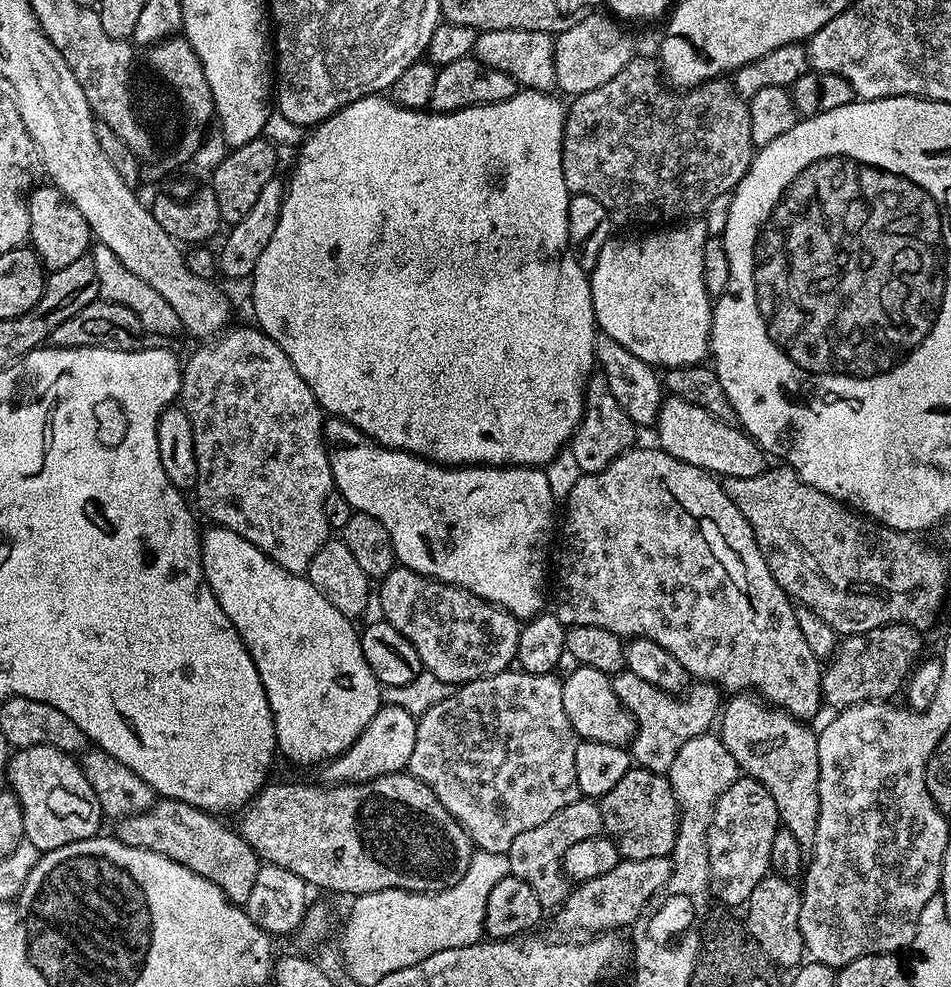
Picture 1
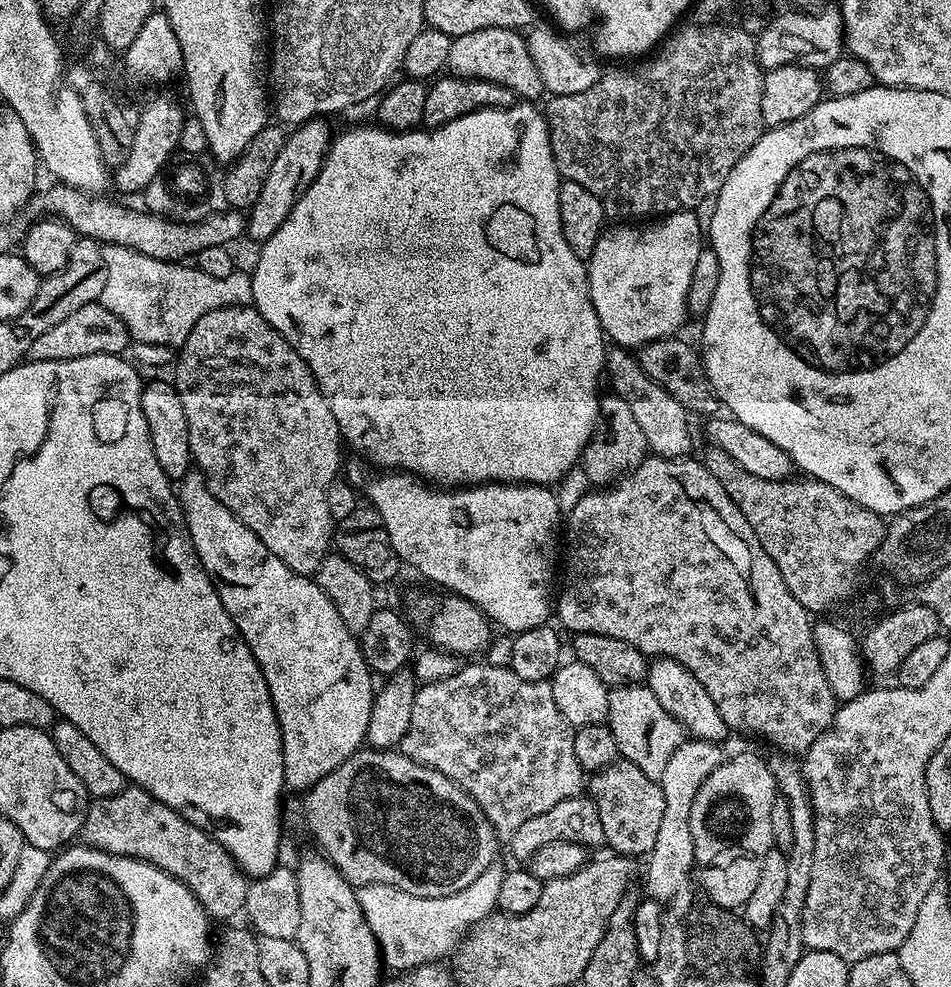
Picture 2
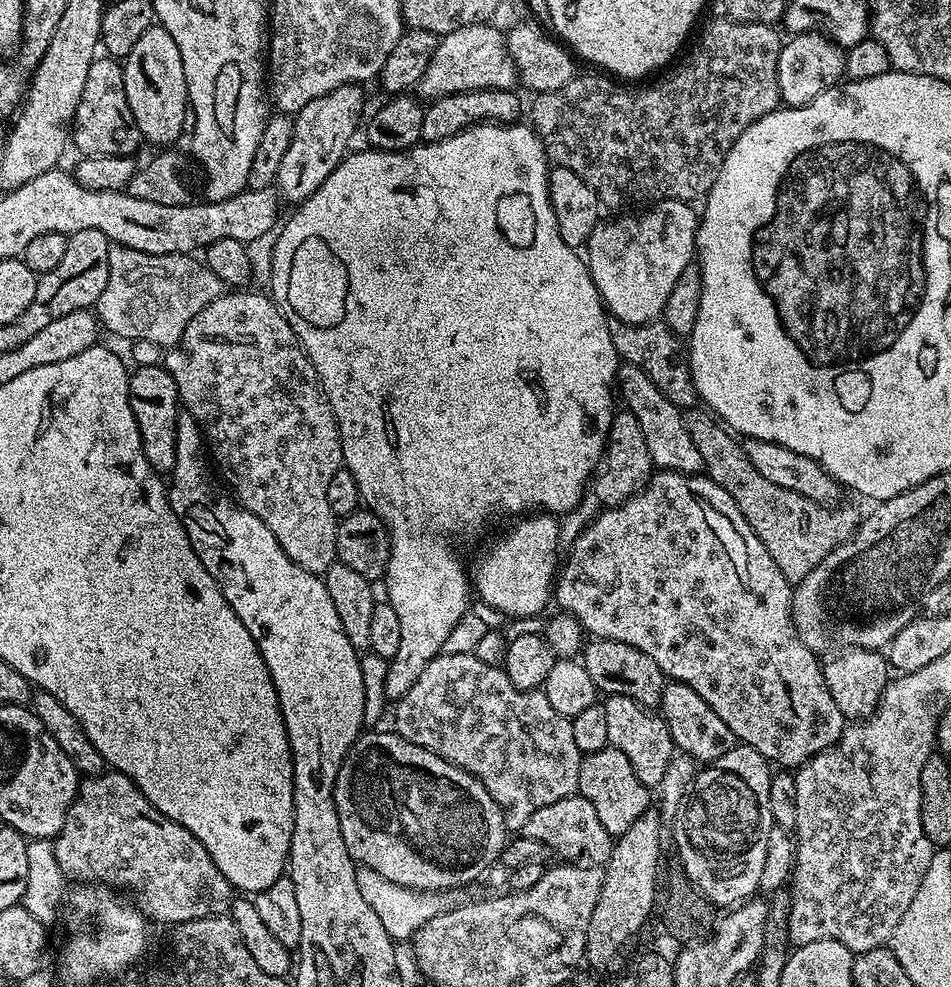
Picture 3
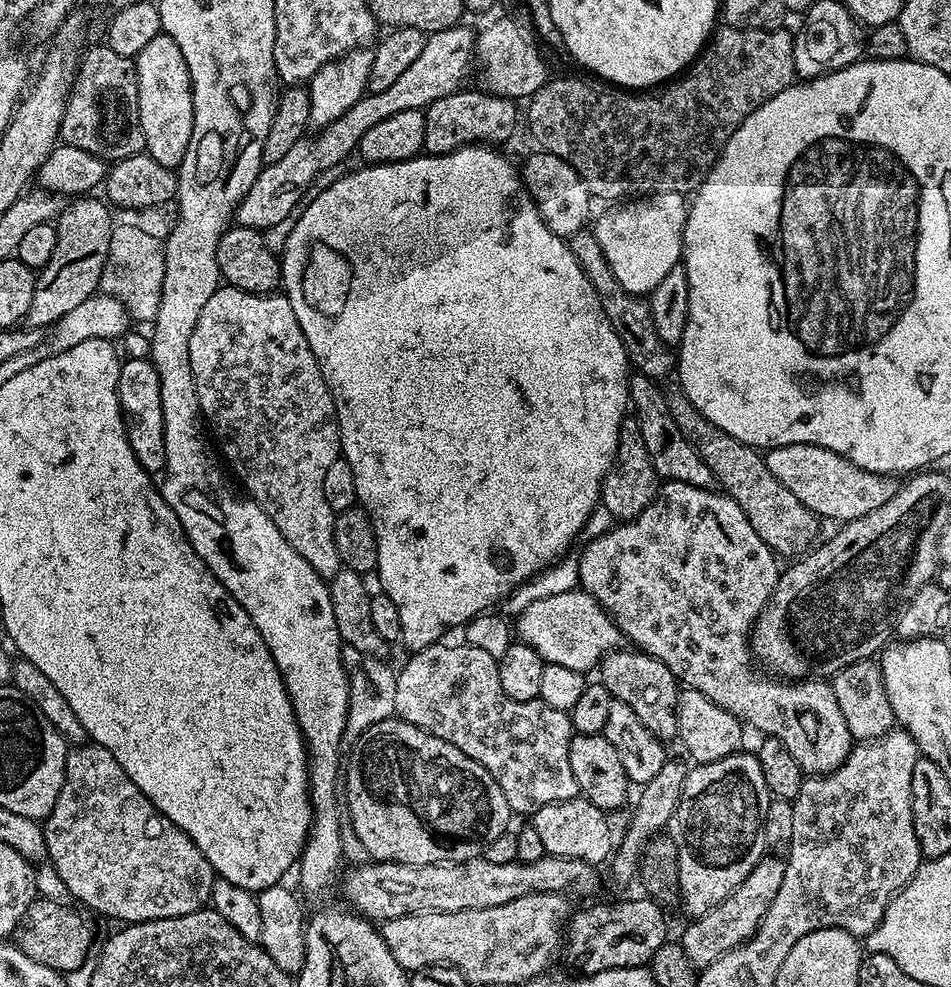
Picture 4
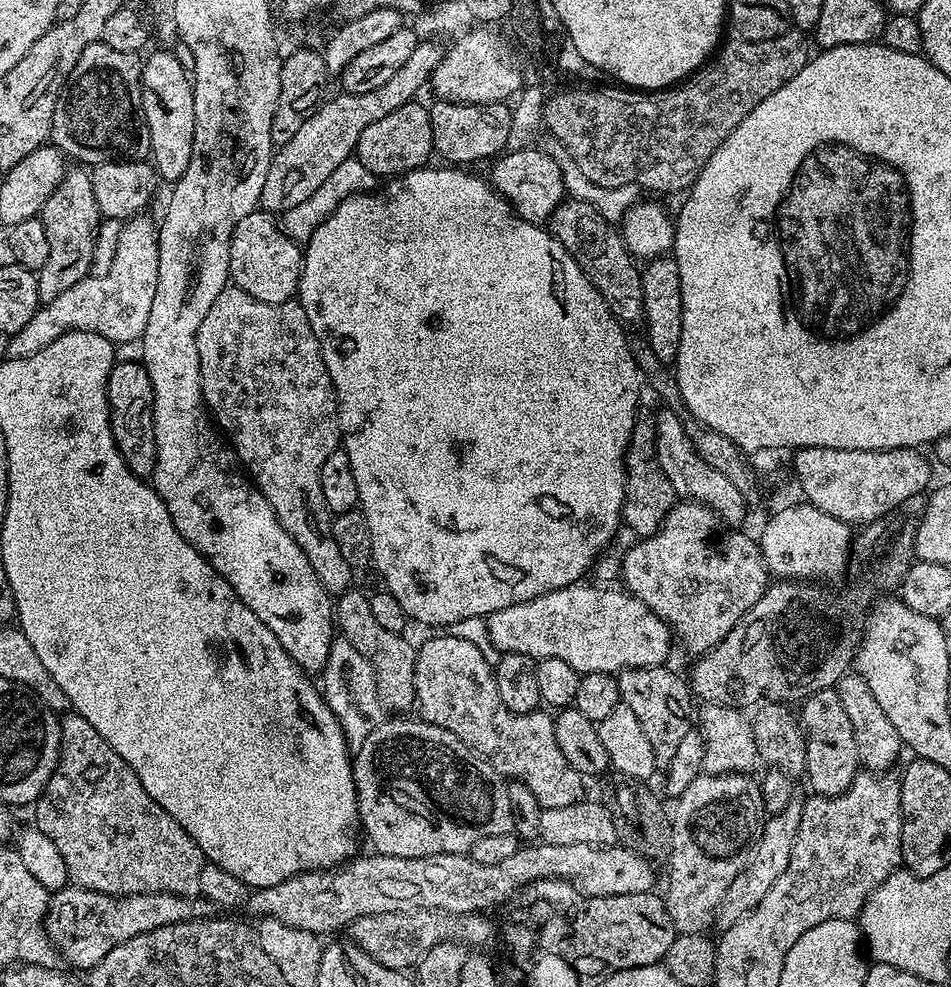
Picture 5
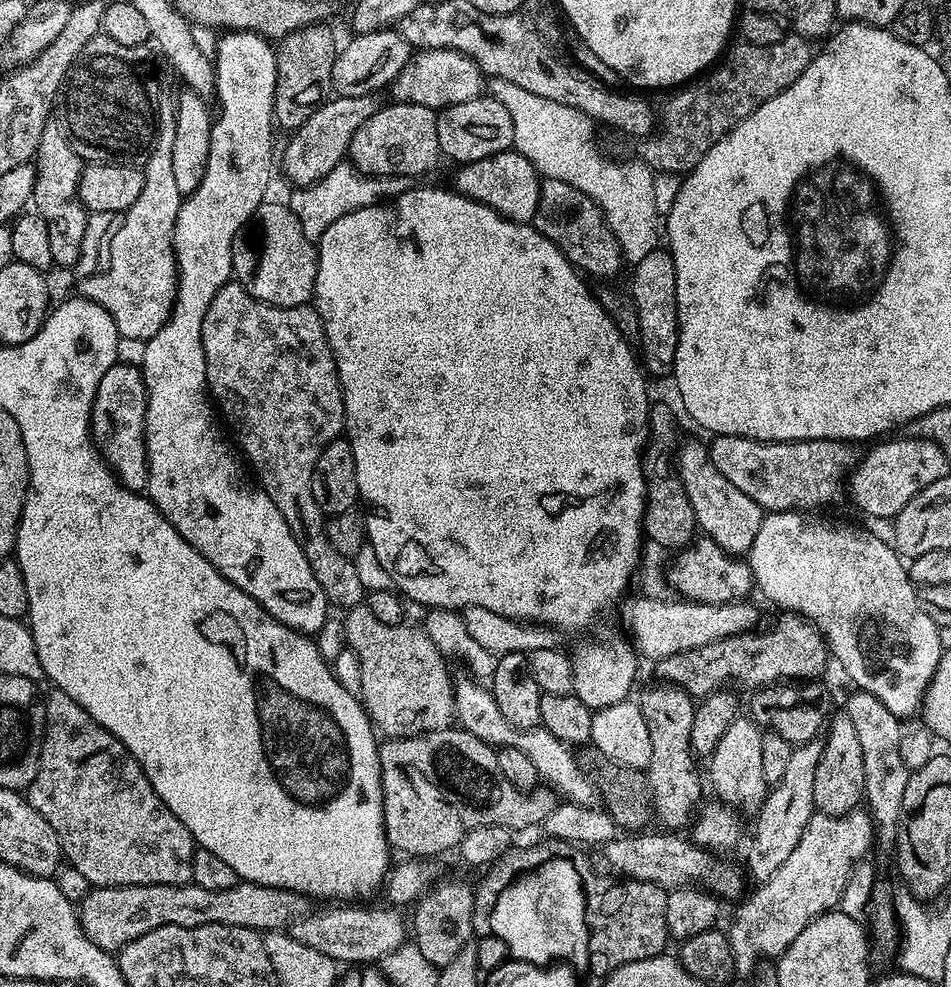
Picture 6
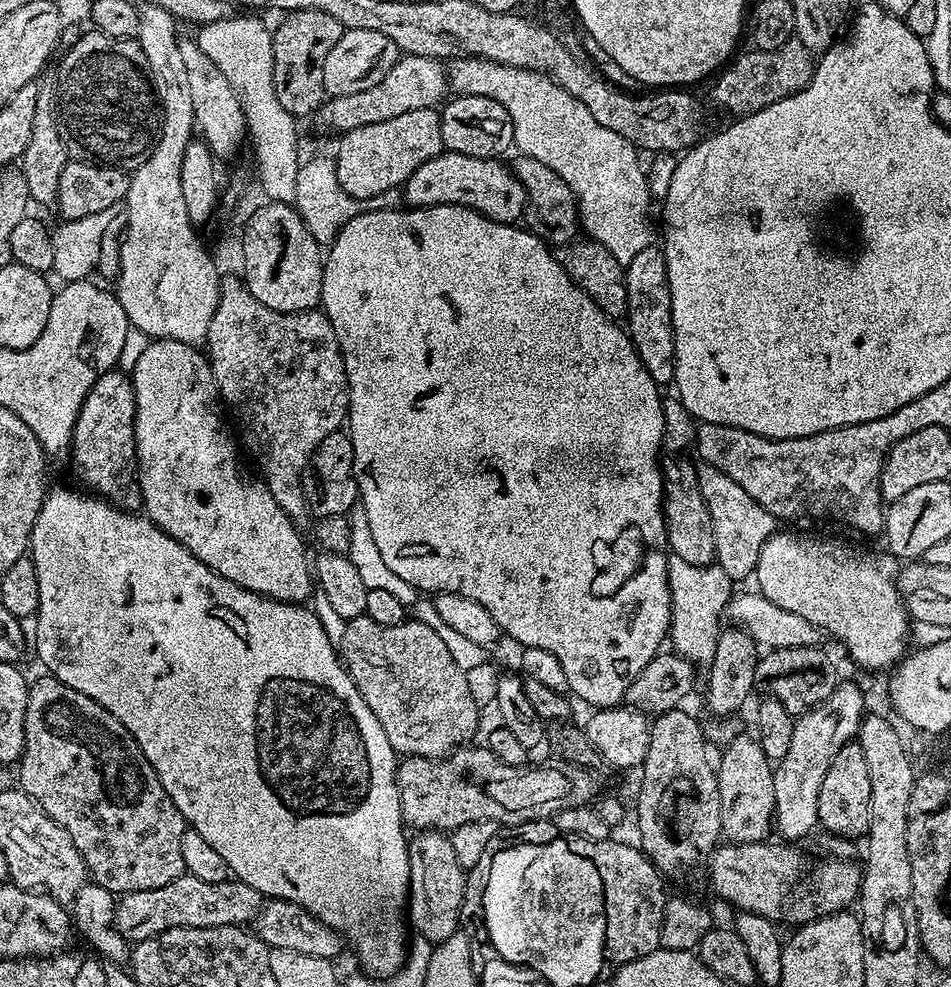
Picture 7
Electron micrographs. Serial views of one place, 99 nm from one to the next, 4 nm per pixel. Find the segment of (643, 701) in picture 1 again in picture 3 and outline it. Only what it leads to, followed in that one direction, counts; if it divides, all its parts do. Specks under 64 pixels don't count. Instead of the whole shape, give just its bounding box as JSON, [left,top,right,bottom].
[603,696,674,790]

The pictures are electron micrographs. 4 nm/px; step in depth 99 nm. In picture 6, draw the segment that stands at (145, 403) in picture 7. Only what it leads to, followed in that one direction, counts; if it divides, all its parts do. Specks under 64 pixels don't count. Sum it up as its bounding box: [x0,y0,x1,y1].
[142,32,330,634]

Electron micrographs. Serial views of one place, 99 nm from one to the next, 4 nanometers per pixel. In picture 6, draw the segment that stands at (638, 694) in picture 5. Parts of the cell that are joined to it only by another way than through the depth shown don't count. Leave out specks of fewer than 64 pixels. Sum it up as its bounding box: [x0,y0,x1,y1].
[638,687,702,830]

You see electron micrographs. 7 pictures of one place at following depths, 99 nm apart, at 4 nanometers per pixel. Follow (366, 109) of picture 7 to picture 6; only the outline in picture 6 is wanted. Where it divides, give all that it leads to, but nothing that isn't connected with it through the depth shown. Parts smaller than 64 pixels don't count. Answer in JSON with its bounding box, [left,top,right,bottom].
[390,48,486,110]

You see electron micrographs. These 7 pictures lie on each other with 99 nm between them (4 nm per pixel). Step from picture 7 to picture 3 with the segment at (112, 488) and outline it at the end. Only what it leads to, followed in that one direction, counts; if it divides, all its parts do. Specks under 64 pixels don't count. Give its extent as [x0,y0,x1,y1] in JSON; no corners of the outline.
[128,364,182,474]

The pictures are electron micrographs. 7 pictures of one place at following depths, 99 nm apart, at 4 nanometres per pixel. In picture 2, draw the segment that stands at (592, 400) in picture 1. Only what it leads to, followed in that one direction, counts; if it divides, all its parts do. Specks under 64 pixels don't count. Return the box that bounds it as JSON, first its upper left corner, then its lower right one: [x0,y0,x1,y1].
[582,394,649,486]

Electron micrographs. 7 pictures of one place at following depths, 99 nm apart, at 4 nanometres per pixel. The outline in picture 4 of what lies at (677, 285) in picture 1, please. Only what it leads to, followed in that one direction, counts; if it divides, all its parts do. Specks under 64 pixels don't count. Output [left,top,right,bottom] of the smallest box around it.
[594,192,689,298]

